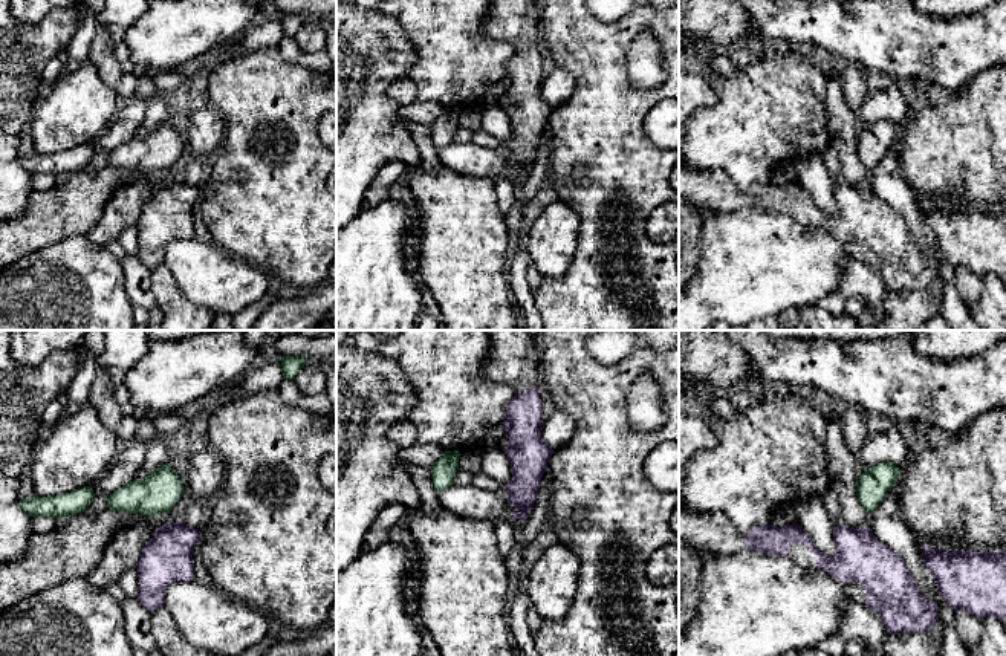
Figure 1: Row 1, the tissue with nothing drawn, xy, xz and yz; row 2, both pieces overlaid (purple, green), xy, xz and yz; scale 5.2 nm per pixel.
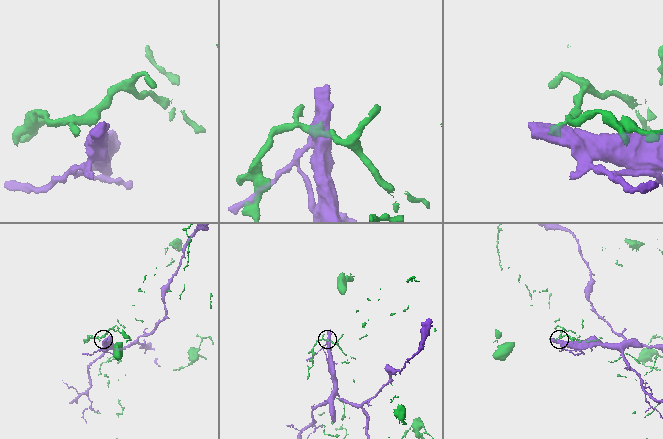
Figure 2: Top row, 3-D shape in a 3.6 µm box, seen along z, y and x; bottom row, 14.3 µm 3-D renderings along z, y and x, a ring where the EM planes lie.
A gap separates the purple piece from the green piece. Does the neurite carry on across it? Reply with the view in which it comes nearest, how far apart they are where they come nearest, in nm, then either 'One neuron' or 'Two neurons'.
Closest in xy. Distance 60 nm. Two neurons

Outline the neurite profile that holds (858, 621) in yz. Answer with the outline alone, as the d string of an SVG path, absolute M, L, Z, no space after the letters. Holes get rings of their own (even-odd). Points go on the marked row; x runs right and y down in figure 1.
M850 599L839 604L839 612L838 635L844 641L864 641L875 656L940 656L942 636L934 636L931 630L888 635L873 610Z

